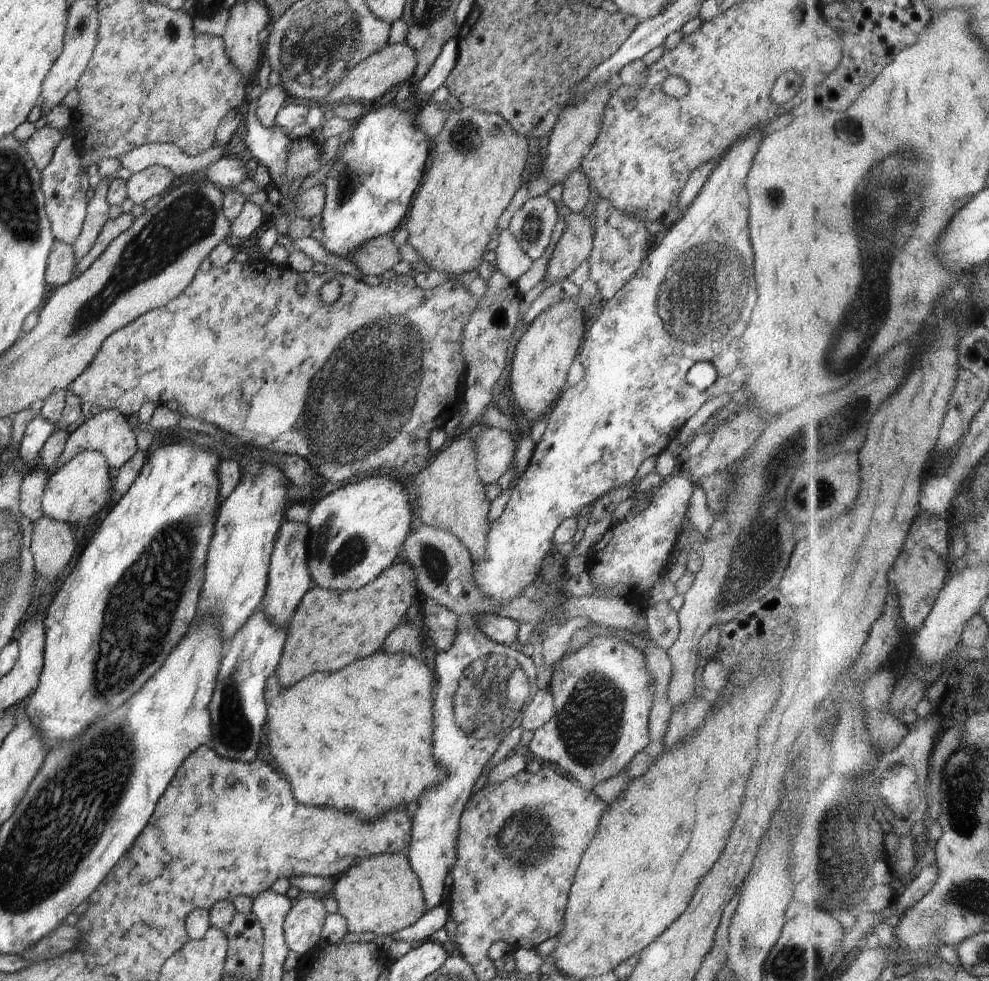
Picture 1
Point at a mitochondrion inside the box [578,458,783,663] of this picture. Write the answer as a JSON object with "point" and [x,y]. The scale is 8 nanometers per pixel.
{"point":[745,577]}

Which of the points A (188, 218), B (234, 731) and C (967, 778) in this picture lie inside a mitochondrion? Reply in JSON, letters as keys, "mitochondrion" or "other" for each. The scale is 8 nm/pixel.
{"A":"mitochondrion","B":"mitochondrion","C":"mitochondrion"}

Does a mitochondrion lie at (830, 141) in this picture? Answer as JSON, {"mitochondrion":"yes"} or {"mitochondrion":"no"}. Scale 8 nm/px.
{"mitochondrion":"no"}

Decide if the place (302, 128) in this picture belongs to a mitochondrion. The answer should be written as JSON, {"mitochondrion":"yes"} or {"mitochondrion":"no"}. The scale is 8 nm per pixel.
{"mitochondrion":"no"}

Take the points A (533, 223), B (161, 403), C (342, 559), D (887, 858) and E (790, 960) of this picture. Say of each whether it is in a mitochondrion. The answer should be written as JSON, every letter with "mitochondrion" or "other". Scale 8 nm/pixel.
{"A":"mitochondrion","B":"other","C":"mitochondrion","D":"other","E":"mitochondrion"}

